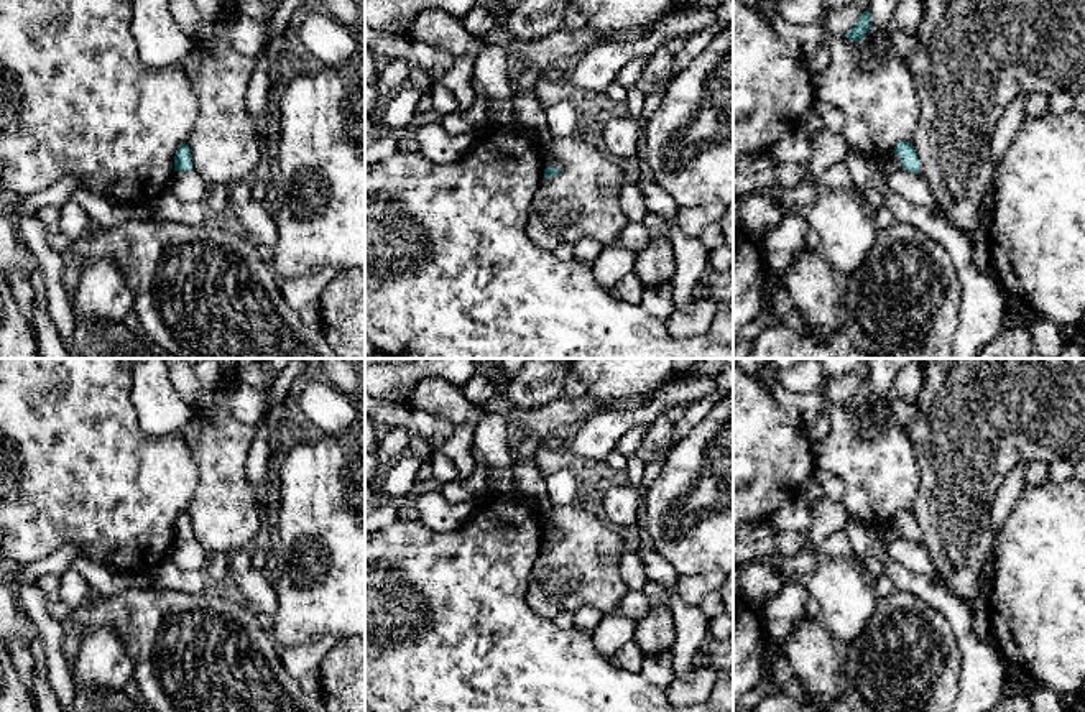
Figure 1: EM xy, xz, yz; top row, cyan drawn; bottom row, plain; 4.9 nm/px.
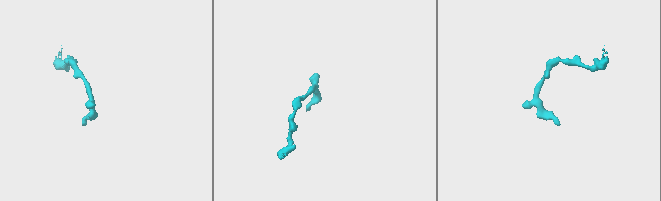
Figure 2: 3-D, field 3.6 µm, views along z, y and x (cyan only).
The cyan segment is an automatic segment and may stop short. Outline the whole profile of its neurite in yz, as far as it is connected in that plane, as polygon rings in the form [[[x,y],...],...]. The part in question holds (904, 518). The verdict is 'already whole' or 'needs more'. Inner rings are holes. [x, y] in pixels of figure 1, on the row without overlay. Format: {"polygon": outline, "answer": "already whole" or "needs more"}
{"polygon": [[[909,510],[898,511],[894,521],[899,525],[904,538],[921,543],[921,529],[916,523],[914,515]]], "answer": "already whole"}

